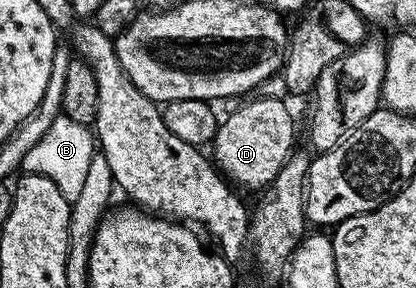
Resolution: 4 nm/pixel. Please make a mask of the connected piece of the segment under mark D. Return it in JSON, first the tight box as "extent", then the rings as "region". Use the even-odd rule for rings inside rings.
{"extent":[211,96,295,191],"region":[[[260,96],[254,99],[254,102],[246,101],[237,111],[224,115],[211,143],[211,158],[218,171],[230,183],[260,191],[272,184],[275,176],[279,176],[283,164],[294,153],[295,147],[293,118],[285,107],[286,103]]]}

